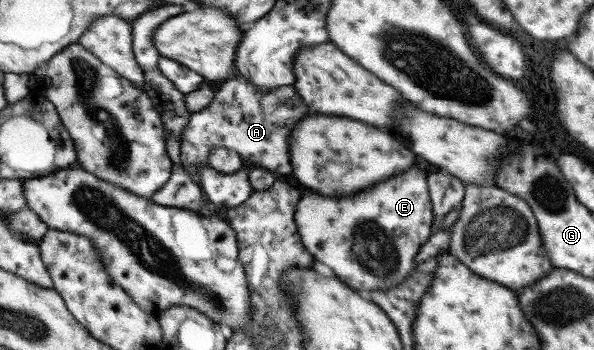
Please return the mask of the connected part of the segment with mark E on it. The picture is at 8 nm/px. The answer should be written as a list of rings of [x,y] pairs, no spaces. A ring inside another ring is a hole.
[[[415,166],[357,192],[357,195],[327,197],[315,191],[305,191],[296,205],[296,222],[305,247],[317,261],[325,263],[335,276],[367,296],[377,290],[394,288],[416,270],[417,250],[427,243],[431,231],[429,227],[434,220],[427,173]]]

